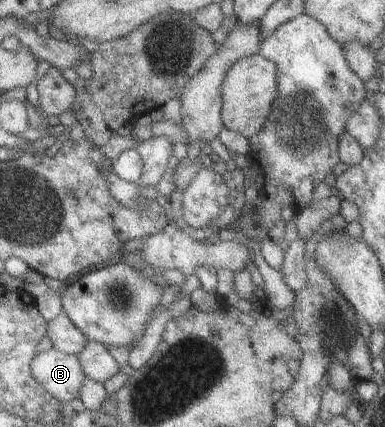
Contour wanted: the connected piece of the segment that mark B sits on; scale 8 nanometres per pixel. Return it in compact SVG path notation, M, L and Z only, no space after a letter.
M51 348L38 352L29 364L35 381L62 403L70 403L80 397L85 373L75 354Z

